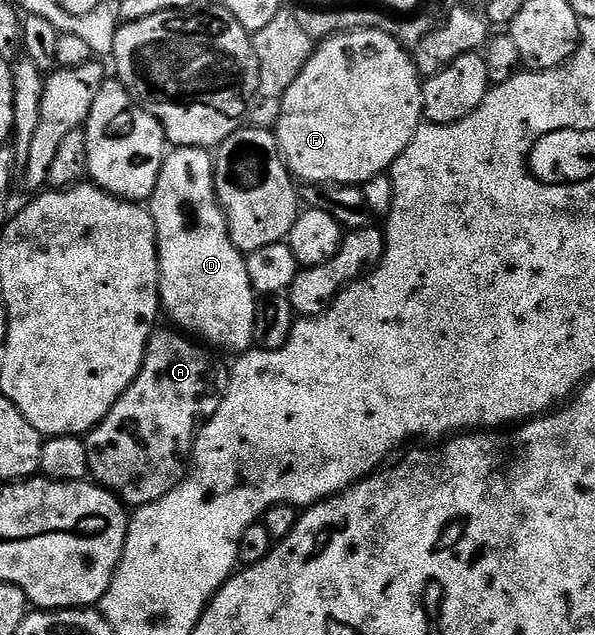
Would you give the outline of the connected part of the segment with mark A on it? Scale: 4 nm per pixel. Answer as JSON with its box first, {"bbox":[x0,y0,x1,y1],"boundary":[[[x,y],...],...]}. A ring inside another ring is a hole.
{"bbox":[84,330,230,505],"boundary":[[[154,330],[153,336],[149,338],[145,360],[135,381],[113,406],[111,413],[107,413],[105,420],[84,436],[89,475],[129,505],[159,501],[181,484],[191,466],[193,440],[199,424],[217,412],[229,388],[230,368],[224,367],[212,350],[206,349],[180,330],[161,330]]]}

